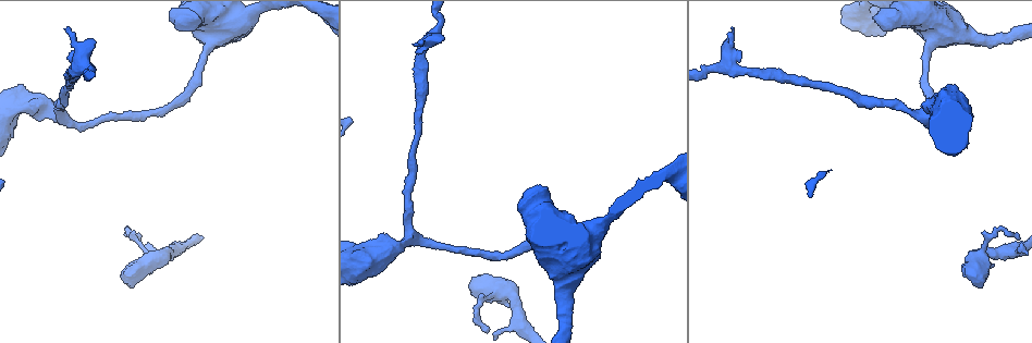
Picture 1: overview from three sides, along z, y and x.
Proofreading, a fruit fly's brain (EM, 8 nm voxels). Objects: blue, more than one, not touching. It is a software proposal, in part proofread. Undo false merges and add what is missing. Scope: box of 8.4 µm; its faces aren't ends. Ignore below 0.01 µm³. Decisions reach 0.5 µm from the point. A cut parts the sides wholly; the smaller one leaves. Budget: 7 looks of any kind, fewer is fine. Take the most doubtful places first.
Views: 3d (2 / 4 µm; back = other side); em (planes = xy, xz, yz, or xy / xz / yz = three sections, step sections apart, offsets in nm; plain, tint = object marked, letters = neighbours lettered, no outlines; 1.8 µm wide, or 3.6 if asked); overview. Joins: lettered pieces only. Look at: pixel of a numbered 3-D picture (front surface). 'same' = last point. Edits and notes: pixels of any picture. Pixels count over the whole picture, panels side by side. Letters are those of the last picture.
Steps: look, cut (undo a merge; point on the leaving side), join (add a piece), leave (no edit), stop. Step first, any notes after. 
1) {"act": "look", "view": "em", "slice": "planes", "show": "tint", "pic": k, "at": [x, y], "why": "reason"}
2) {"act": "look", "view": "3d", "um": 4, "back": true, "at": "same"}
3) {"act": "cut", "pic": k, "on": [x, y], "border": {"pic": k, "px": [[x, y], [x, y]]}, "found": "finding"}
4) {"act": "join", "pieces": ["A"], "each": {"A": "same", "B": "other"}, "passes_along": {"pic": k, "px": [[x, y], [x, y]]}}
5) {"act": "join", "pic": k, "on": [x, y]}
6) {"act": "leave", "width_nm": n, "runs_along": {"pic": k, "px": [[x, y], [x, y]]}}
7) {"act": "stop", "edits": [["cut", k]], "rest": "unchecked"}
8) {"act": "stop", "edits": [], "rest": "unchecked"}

{"act": "look", "view": "3d", "um": 4, "pic": 1, "at": [478, 294], "why": "free end"}

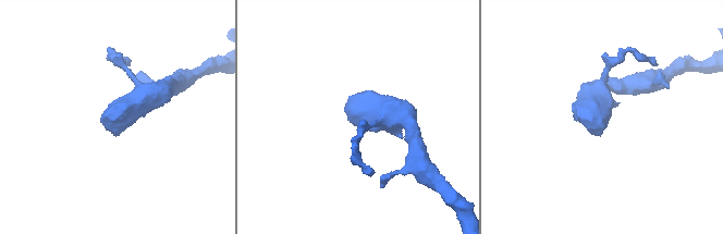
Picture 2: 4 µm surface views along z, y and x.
{"act": "look", "view": "em", "slice": "yz", "step": 8, "show": "letters", "pic": 2, "at": [115, 133], "why": "now the EM"}

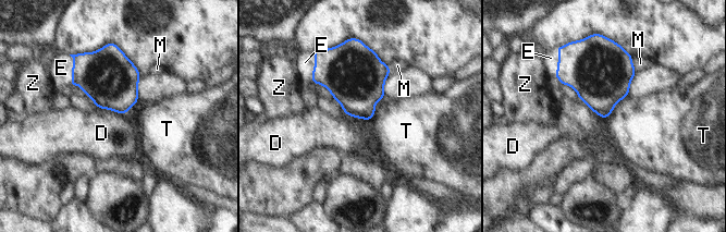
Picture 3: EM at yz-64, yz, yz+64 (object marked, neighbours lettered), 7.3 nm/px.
{"act": "look", "view": "em", "slice": "planes", "show": "letters", "at": "same"}

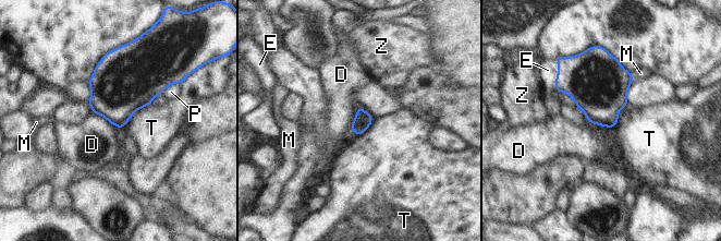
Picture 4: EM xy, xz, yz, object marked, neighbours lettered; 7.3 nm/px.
{"act": "join", "pieces": ["E"], "each": {"D": "other", "E": "same", "M": "other", "P": "other", "T": "other", "Z": "other"}, "passes_along": {"pic": 4, "px": [[591, 79], [558, 75], [548, 70]]}, "found": "it goes on there"}

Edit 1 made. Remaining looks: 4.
{"act": "look", "view": "overview", "why": "redraw"}

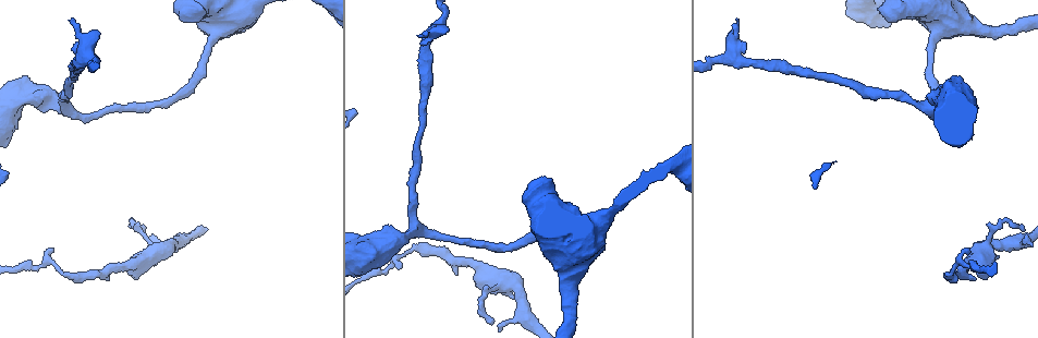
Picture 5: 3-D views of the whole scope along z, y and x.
{"act": "look", "view": "em", "um": 3.6, "slice": "yz", "step": 4, "show": "tint", "pic": 5, "at": [939, 34], "why": "thick turns thin"}

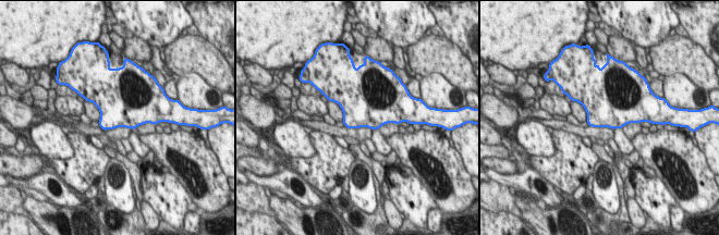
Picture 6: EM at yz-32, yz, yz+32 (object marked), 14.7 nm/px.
{"act": "look", "view": "em", "um": 3.6, "slice": "planes", "show": "letters", "at": "same"}

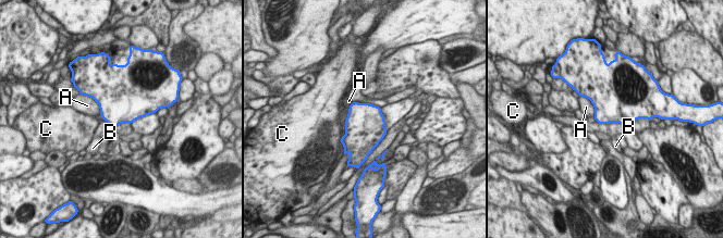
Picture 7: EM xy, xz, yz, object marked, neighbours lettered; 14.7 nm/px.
{"act": "leave", "width_nm": 440, "longest_contact_nm": ["A", 400], "each": {"A": "other", "B": "other", "C": "other"}, "found": "one neuron here"}

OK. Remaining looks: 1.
{"act": "stop", "edits": [["join", 4]], "rest": "unchecked"}

